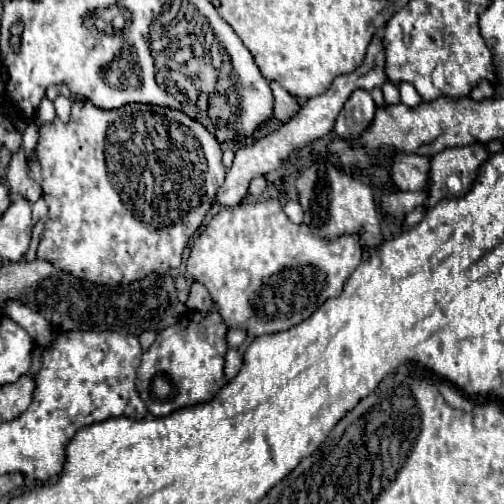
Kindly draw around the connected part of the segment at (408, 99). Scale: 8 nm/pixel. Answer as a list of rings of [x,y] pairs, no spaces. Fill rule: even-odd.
[[[400,84],[400,96],[402,96],[402,100],[404,100],[404,104],[408,106],[408,108],[416,108],[420,102],[422,102],[422,98],[420,98],[420,94],[416,92],[416,88],[412,86],[412,84]]]

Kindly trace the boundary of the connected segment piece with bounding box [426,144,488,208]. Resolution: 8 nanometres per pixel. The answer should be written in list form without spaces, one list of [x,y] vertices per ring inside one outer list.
[[[472,144],[466,148],[448,148],[440,154],[434,154],[430,158],[430,198],[426,200],[426,206],[432,208],[436,202],[448,198],[446,180],[448,176],[456,174],[462,182],[462,195],[466,194],[476,178],[476,172],[480,168],[480,162],[488,158],[488,150],[484,144]]]

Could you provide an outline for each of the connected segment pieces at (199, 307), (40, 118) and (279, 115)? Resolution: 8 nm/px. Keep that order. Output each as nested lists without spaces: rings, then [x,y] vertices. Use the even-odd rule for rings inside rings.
[[[192,282],[186,306],[188,306],[190,310],[202,312],[202,314],[206,314],[206,312],[210,310],[210,306],[212,306],[212,298],[210,298],[208,290],[206,290],[206,288],[204,288],[200,282]]]
[[[44,98],[42,100],[42,104],[38,106],[38,110],[36,110],[36,124],[38,126],[42,126],[42,124],[48,124],[48,122],[52,122],[56,118],[56,112],[54,112],[54,106],[52,106],[52,102],[48,100],[48,98]]]
[[[270,82],[270,88],[272,88],[272,94],[274,94],[272,118],[280,120],[280,122],[288,122],[298,112],[298,102],[278,82]]]

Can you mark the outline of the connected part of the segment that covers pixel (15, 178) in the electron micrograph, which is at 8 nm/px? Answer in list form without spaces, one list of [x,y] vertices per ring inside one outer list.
[[[22,150],[12,156],[12,160],[10,160],[8,168],[6,168],[6,182],[8,182],[8,186],[10,186],[10,190],[14,194],[24,196],[32,204],[38,198],[42,198],[40,186],[28,176],[28,164],[26,164],[26,158],[24,158]]]

